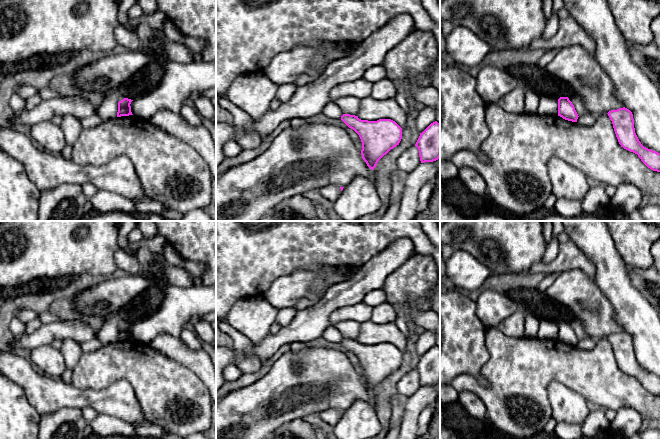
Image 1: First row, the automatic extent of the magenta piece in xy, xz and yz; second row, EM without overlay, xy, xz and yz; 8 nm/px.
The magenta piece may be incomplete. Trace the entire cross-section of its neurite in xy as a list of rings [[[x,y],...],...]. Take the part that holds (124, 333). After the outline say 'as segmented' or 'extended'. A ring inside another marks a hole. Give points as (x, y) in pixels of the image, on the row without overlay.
[[[124,322],[123,324],[118,326],[117,341],[133,339],[130,330],[132,325],[133,324],[131,323]]]; as segmented

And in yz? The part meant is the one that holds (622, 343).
[[[623,331],[608,337],[619,368],[624,373],[638,379],[651,394],[660,396],[660,377],[644,371],[639,365],[634,352],[632,336]]]; as segmented

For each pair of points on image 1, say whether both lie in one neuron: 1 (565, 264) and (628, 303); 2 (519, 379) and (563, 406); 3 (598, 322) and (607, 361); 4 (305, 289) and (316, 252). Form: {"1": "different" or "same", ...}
{"1": "different", "2": "different", "3": "different", "4": "different"}

